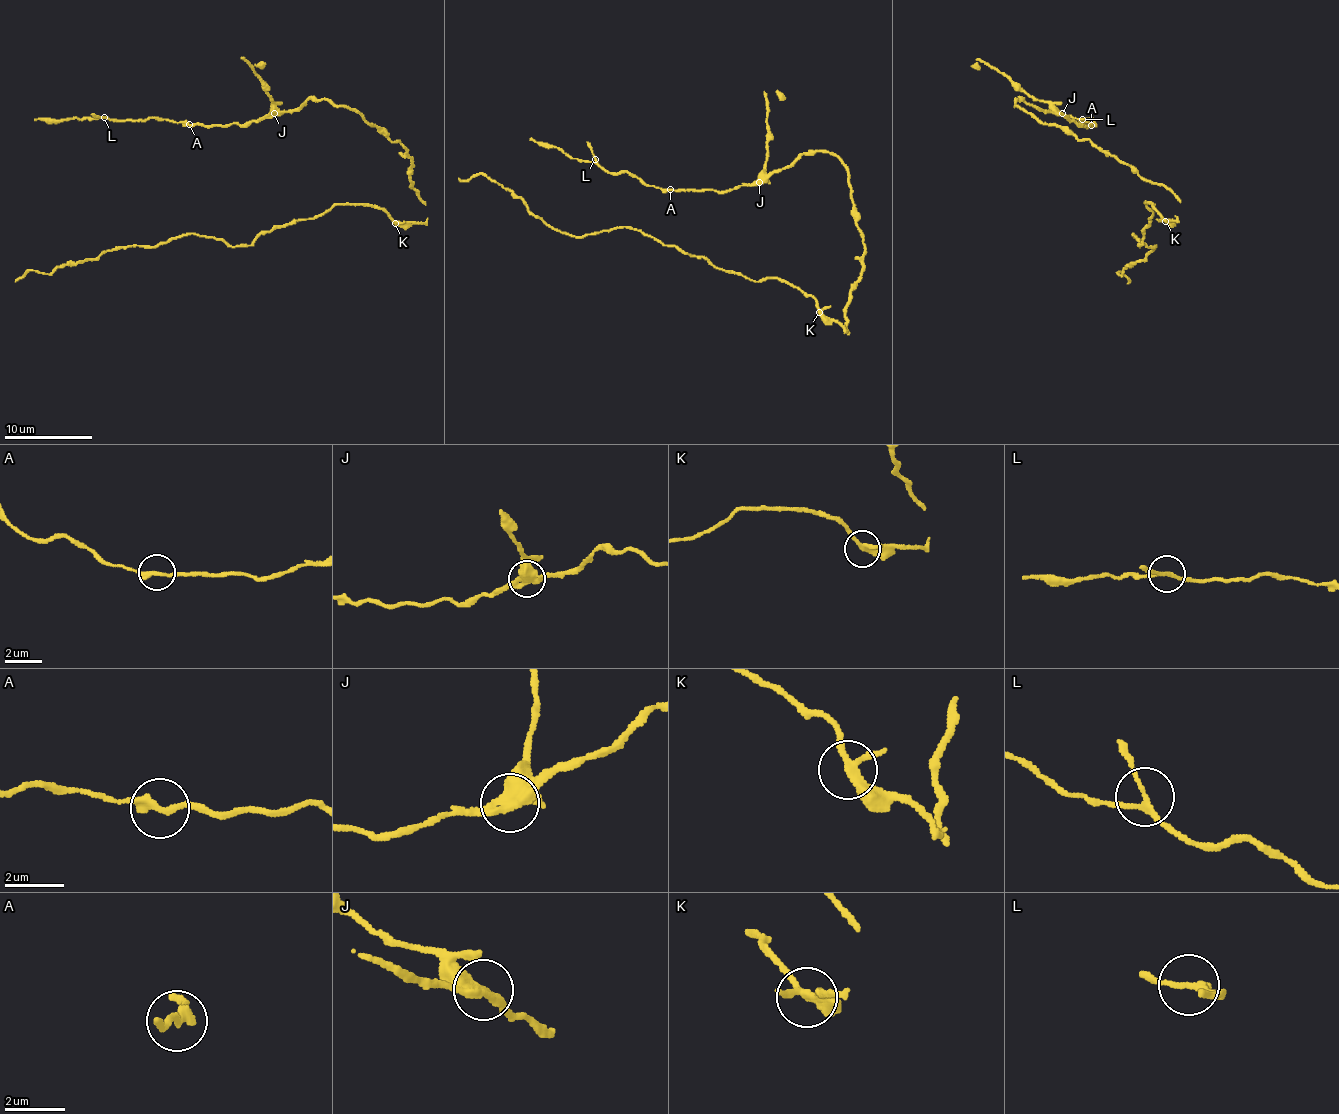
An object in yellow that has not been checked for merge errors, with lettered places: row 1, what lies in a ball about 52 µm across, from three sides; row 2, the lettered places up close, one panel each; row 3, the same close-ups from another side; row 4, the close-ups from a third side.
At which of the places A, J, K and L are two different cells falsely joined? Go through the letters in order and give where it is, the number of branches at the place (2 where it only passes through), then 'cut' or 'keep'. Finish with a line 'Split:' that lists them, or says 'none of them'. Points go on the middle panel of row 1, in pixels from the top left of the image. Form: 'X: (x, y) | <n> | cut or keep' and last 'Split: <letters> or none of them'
A: (670, 189) | 2 | keep
J: (759, 182) | 3 | cut
K: (819, 312) | 3 | keep
L: (595, 159) | 3 | keep
Split: J

